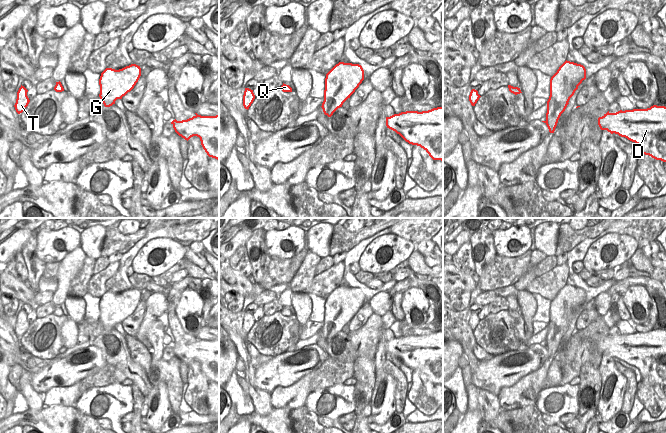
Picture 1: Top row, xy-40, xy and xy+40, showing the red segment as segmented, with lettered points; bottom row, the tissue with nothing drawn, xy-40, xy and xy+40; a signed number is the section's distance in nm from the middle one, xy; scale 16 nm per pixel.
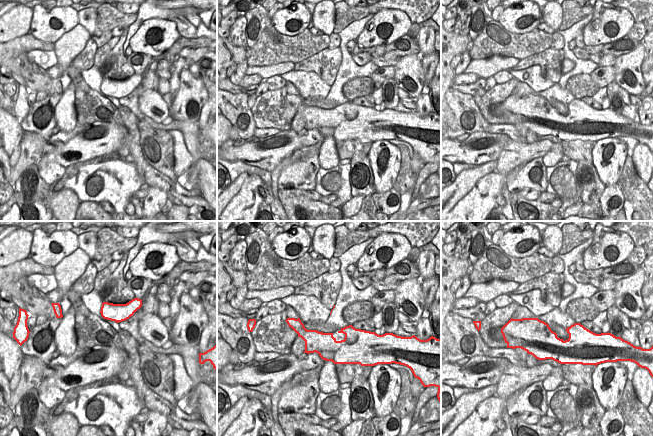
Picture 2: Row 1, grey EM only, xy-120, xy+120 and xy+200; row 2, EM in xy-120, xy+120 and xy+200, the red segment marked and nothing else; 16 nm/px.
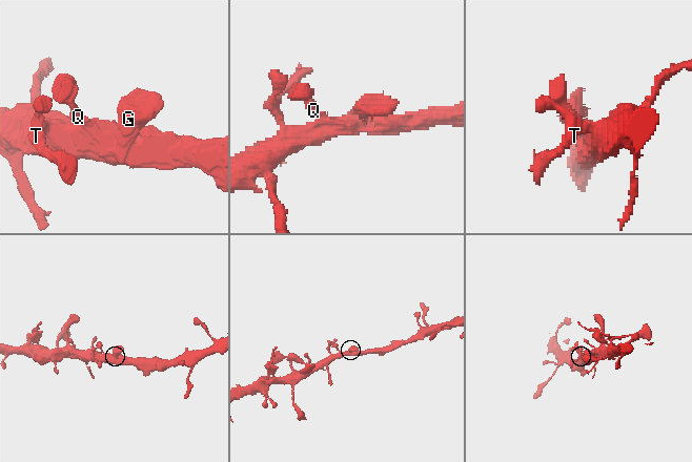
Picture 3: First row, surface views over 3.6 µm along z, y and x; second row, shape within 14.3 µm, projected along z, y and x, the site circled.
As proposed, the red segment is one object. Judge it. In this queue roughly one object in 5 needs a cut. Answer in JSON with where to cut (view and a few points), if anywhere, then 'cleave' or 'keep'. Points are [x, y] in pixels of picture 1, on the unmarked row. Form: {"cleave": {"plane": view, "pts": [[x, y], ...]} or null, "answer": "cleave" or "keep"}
{"cleave": null, "answer": "keep"}

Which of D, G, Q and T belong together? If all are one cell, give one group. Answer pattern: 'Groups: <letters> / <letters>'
Groups: D G Q T

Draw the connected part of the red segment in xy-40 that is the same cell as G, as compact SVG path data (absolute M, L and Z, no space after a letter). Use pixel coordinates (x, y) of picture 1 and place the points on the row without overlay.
M131 288L122 293L115 294L106 292L100 300L100 318L105 331L115 328L117 323L122 323L130 316L141 300L141 292L136 288Z

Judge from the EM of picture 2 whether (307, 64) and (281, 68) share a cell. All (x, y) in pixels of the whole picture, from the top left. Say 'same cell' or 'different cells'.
different cells

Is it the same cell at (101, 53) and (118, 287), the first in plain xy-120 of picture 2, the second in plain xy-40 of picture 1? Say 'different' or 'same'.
different

